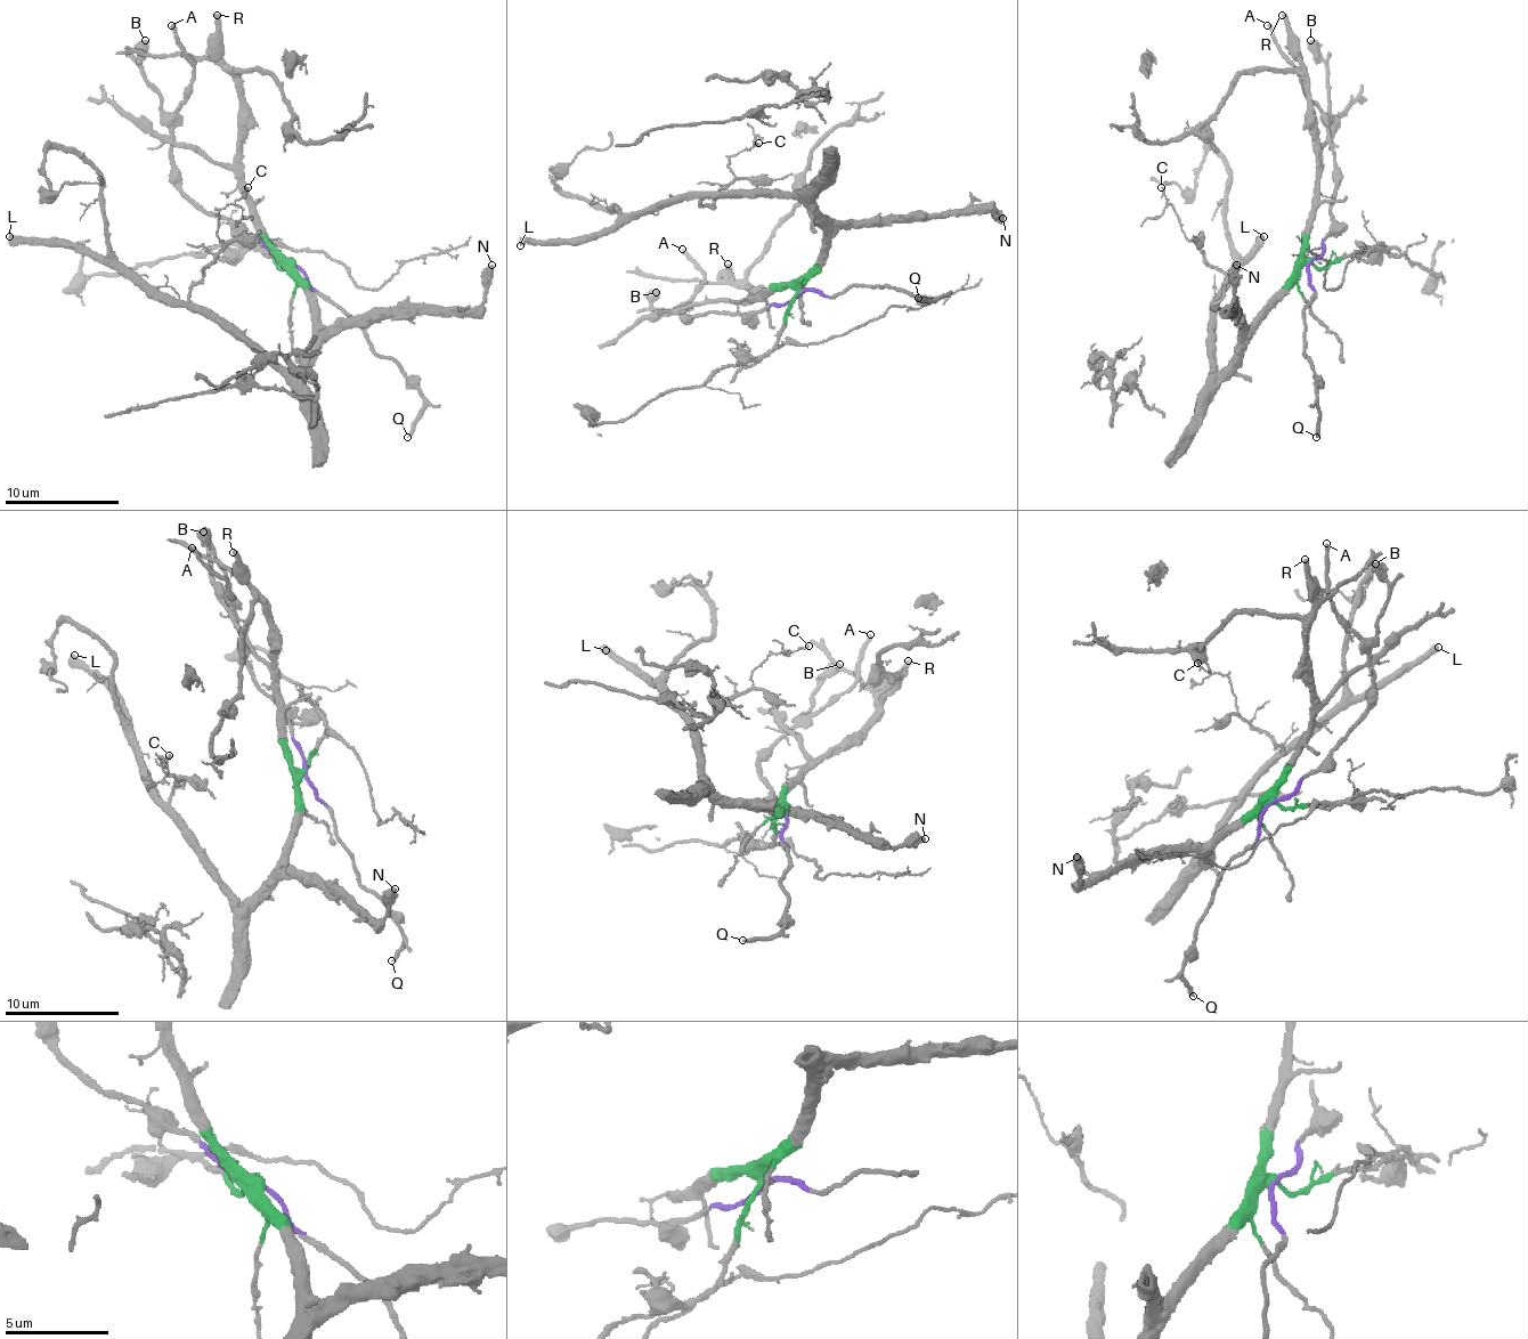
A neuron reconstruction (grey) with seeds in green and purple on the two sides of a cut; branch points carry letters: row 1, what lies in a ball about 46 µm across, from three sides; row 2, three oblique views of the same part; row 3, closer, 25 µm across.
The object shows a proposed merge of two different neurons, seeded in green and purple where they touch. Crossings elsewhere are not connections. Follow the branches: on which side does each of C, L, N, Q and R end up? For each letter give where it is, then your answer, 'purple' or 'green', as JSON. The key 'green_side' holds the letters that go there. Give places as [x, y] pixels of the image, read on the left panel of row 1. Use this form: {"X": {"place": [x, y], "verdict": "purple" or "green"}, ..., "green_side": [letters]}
{"C": {"place": [248, 187], "verdict": "green"}, "L": {"place": [9, 236], "verdict": "green"}, "N": {"place": [492, 265], "verdict": "green"}, "Q": {"place": [407, 437], "verdict": "purple"}, "R": {"place": [217, 15], "verdict": "green"}, "green_side": ["C", "L", "N", "R"]}

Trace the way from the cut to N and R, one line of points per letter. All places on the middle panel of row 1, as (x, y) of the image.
N: (799, 292), (803, 280), (817, 266), (820, 249), (837, 232), (888, 226), (894, 220), (981, 214), (1004, 217)
R: (799, 292), (782, 285), (754, 298), (733, 280), (728, 262)

